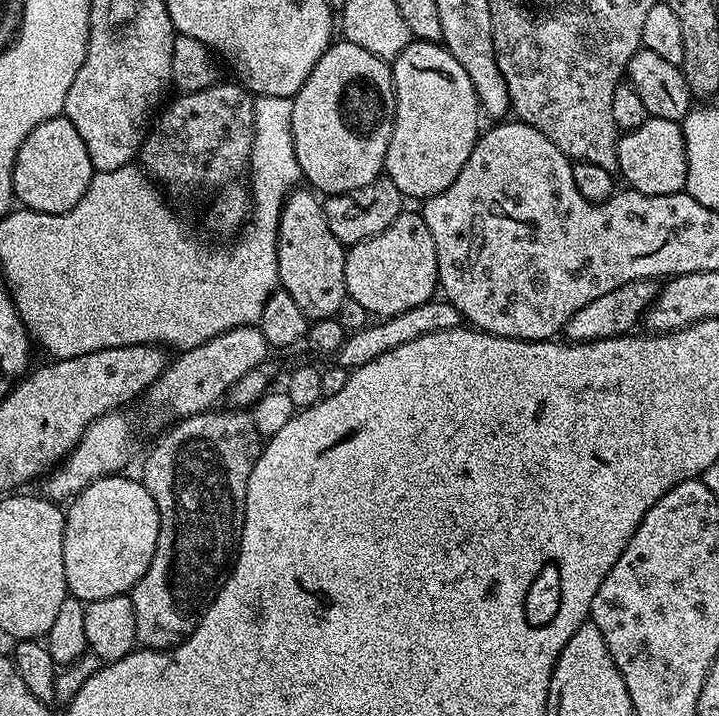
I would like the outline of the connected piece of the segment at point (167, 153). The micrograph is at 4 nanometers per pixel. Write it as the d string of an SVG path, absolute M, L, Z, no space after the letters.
M217 82L206 90L177 97L151 125L140 145L139 163L161 189L169 188L176 196L197 192L208 200L204 220L209 230L216 236L235 237L250 216L250 188L246 177L254 142L253 97L236 82Z

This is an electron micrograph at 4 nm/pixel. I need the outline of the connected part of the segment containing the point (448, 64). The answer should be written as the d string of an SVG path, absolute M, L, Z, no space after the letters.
M413 39L391 61L392 88L396 92L396 121L392 124L390 146L386 150L384 172L387 179L398 186L398 190L409 201L423 202L432 196L442 194L458 178L466 158L474 150L482 135L480 103L476 101L476 91L470 82L470 74L458 66L458 58L450 54L443 43L431 40Z

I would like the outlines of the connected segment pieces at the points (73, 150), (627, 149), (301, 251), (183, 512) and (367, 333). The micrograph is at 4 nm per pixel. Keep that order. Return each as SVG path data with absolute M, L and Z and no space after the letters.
M61 114L34 126L22 142L12 171L12 194L23 207L46 214L69 212L86 194L94 175L86 142L74 130L67 116Z
M651 117L642 126L623 133L617 139L616 168L633 192L647 196L661 196L684 191L686 182L686 144L683 127L675 120Z
M297 186L288 193L280 211L276 231L276 261L280 275L279 287L294 298L309 321L336 316L346 297L344 291L345 245L330 234L326 226L321 197L311 187Z
M209 410L183 417L160 441L144 464L142 483L158 506L160 529L154 558L146 574L131 590L134 606L136 643L140 648L170 649L196 629L198 622L218 590L224 585L236 552L240 549L240 531L244 525L244 499L250 470L260 457L262 437L252 421L251 411Z
M433 298L422 302L422 306L414 306L414 310L385 316L375 322L367 323L363 328L349 331L344 337L342 346L336 351L334 360L339 367L349 370L366 366L366 362L374 362L378 354L386 354L386 350L394 350L394 346L402 346L402 342L412 342L414 338L422 338L422 334L438 330L458 328L461 324L461 314L451 302L443 298Z

